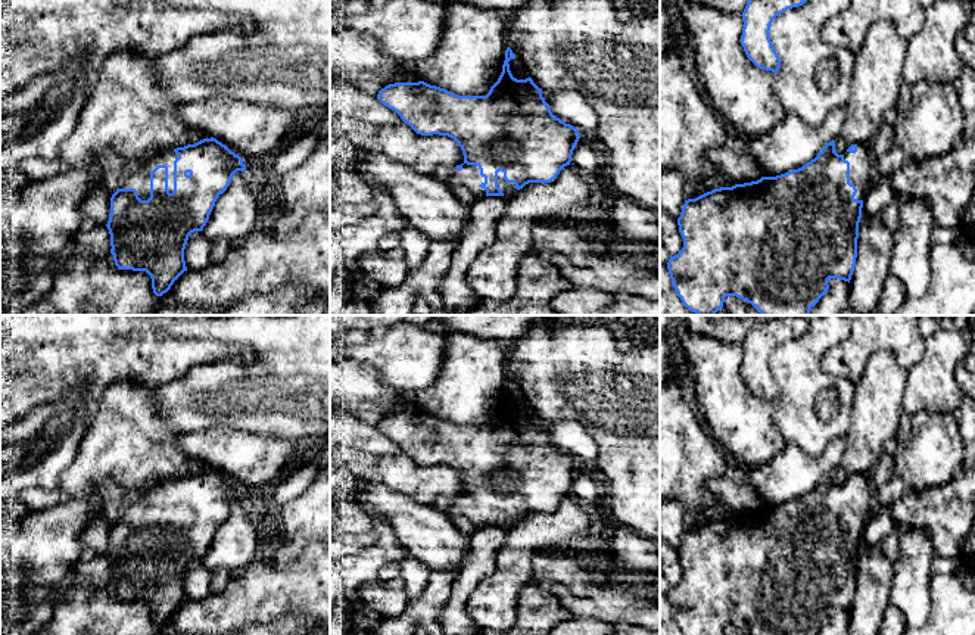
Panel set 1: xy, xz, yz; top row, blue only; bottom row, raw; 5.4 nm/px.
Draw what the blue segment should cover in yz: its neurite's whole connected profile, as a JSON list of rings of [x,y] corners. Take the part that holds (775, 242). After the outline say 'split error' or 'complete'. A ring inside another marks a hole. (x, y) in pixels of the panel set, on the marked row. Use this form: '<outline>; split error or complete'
[[[832,140],[798,169],[714,189],[685,200],[677,218],[683,248],[667,262],[675,292],[682,304],[697,315],[714,315],[723,308],[726,296],[736,296],[751,304],[761,315],[809,315],[828,293],[829,278],[848,283],[851,280],[857,258],[859,222],[873,178],[873,166],[869,146],[851,144],[844,155],[838,155]]]; split error

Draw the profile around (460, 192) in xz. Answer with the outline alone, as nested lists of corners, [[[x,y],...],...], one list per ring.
[[[451,186],[452,194],[460,199],[465,206],[473,206],[477,200],[477,196],[468,190],[465,186]]]

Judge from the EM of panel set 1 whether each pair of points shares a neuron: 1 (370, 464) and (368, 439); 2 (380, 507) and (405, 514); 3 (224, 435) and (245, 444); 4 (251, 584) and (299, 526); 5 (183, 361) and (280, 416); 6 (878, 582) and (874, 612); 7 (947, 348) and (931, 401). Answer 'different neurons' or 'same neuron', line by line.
1: different neurons
2: same neuron
3: same neuron
4: different neurons
5: different neurons
6: same neuron
7: same neuron

